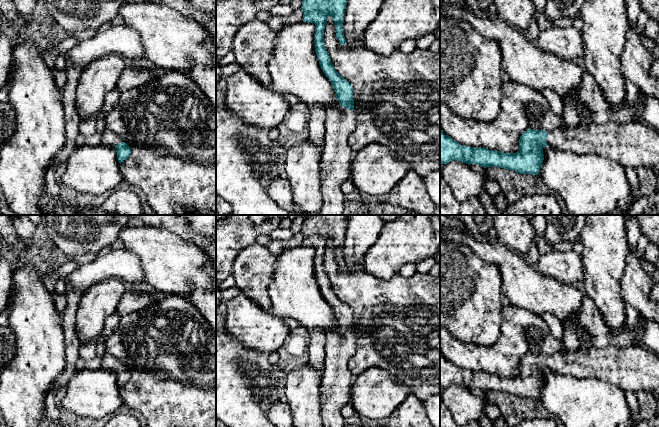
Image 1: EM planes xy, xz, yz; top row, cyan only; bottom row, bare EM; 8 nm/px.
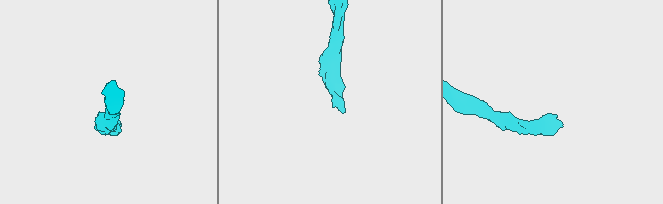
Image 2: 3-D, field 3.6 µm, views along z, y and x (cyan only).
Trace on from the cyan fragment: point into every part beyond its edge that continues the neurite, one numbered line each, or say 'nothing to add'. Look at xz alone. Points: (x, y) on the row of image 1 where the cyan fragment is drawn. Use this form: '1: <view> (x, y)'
1: xz (336, 157)

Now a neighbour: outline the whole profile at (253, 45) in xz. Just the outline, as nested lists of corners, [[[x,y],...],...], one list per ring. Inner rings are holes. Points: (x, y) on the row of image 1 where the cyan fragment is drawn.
[[[254,18],[239,27],[232,42],[235,62],[268,89],[271,89],[269,62],[275,40],[276,32],[266,22]]]

